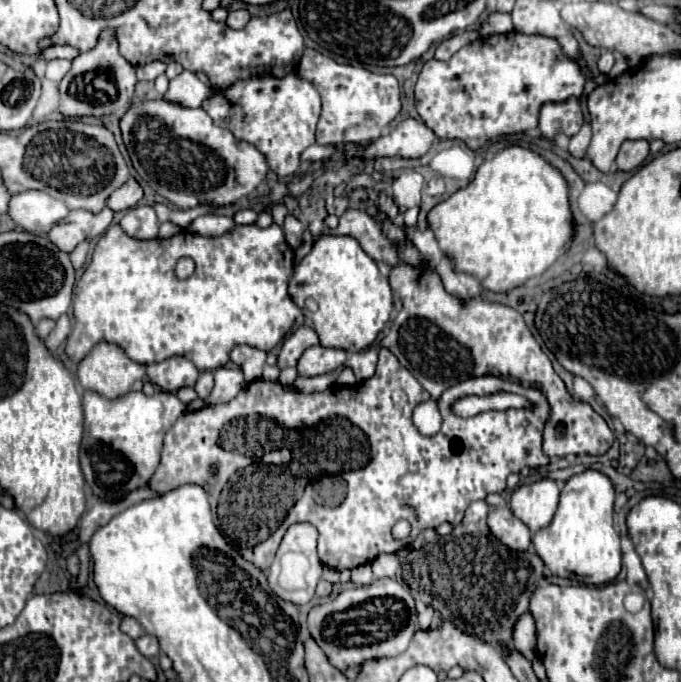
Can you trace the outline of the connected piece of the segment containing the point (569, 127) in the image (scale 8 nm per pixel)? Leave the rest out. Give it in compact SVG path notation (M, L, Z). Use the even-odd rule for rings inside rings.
M575 96L565 102L545 102L539 112L539 130L545 138L553 138L557 130L563 130L567 136L579 132L583 124L583 112Z

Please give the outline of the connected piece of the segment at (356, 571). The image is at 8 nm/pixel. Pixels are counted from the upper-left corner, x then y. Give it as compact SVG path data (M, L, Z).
M363 564L363 566L357 566L351 570L351 582L355 586L367 586L373 582L373 572L371 572L371 566L369 564Z

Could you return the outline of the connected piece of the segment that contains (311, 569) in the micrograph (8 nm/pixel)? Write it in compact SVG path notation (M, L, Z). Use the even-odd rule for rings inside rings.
M293 524L283 536L283 542L277 550L275 562L271 566L269 574L269 586L275 590L283 600L289 600L293 604L307 604L315 598L315 586L321 580L323 564L317 556L317 532L311 524Z

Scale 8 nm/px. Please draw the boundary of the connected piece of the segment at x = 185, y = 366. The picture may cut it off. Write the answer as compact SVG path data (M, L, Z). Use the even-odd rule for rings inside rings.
M167 358L163 362L155 362L147 366L147 376L151 384L157 384L165 392L177 392L187 386L195 386L199 378L199 370L187 358Z

